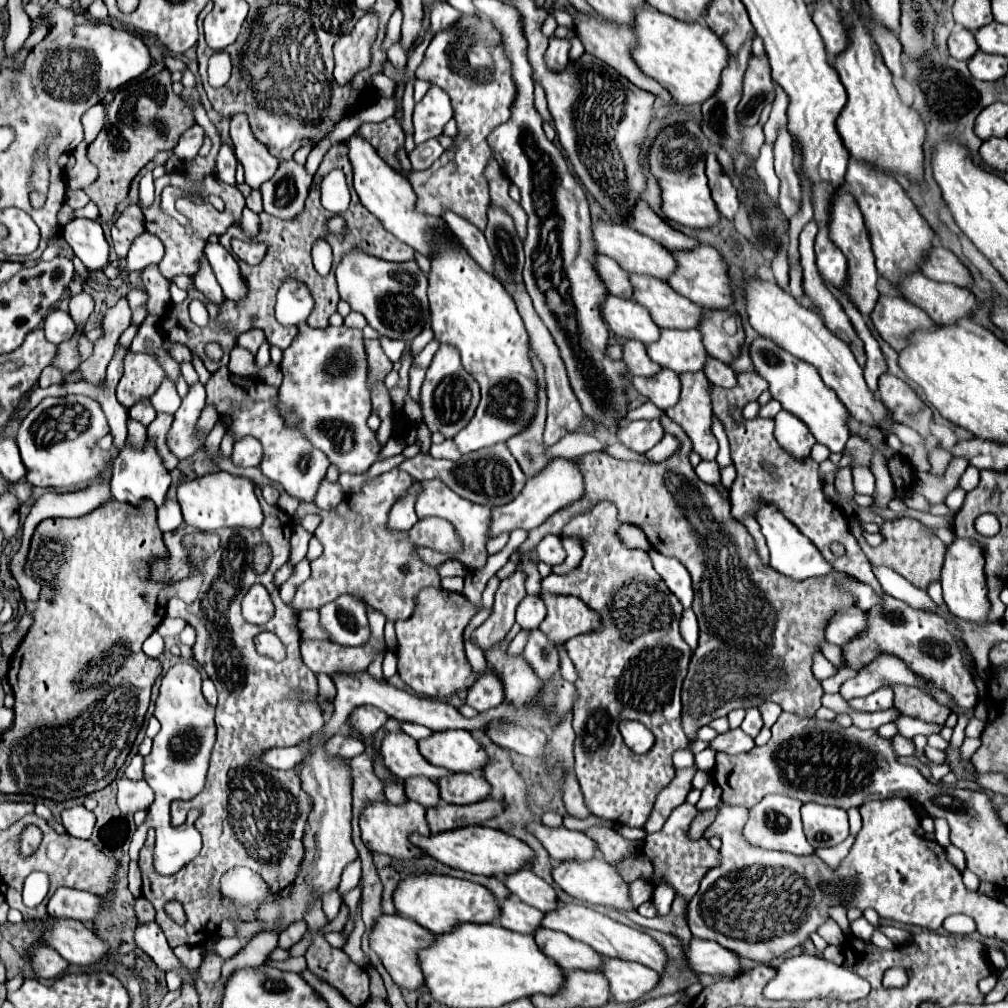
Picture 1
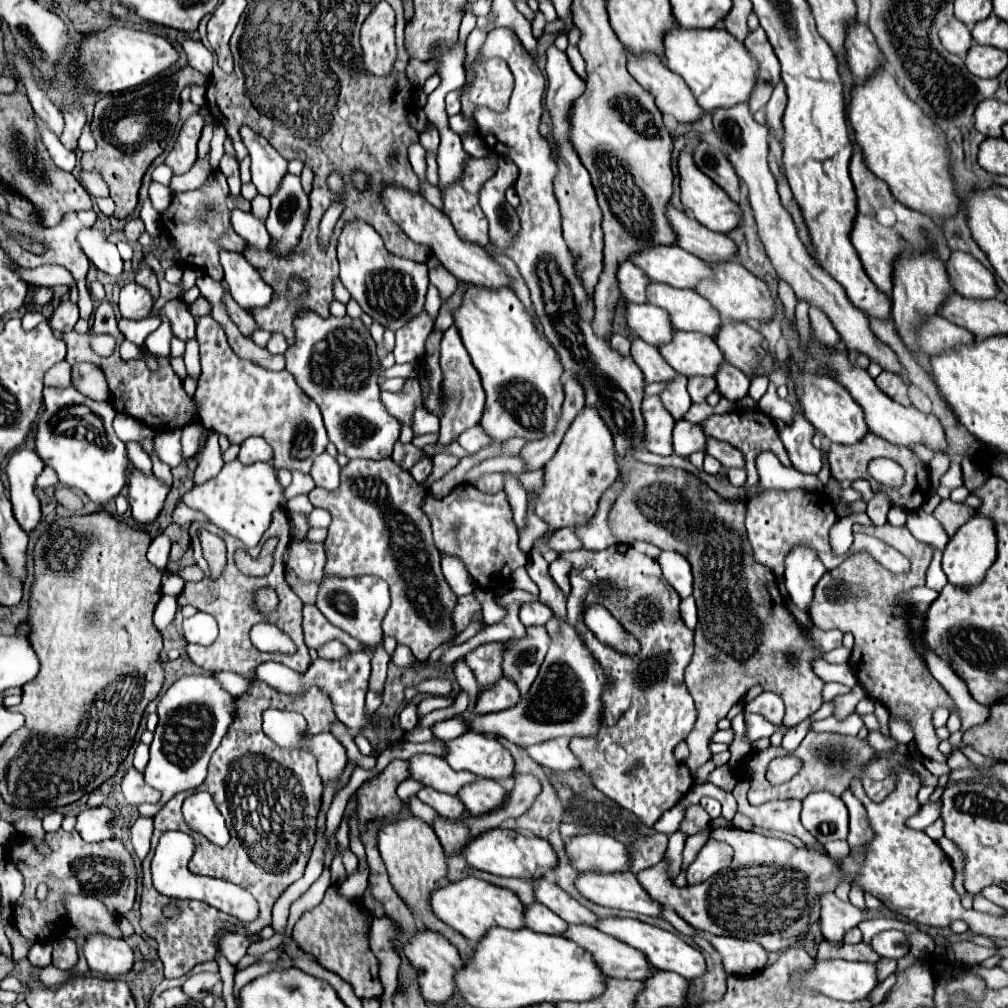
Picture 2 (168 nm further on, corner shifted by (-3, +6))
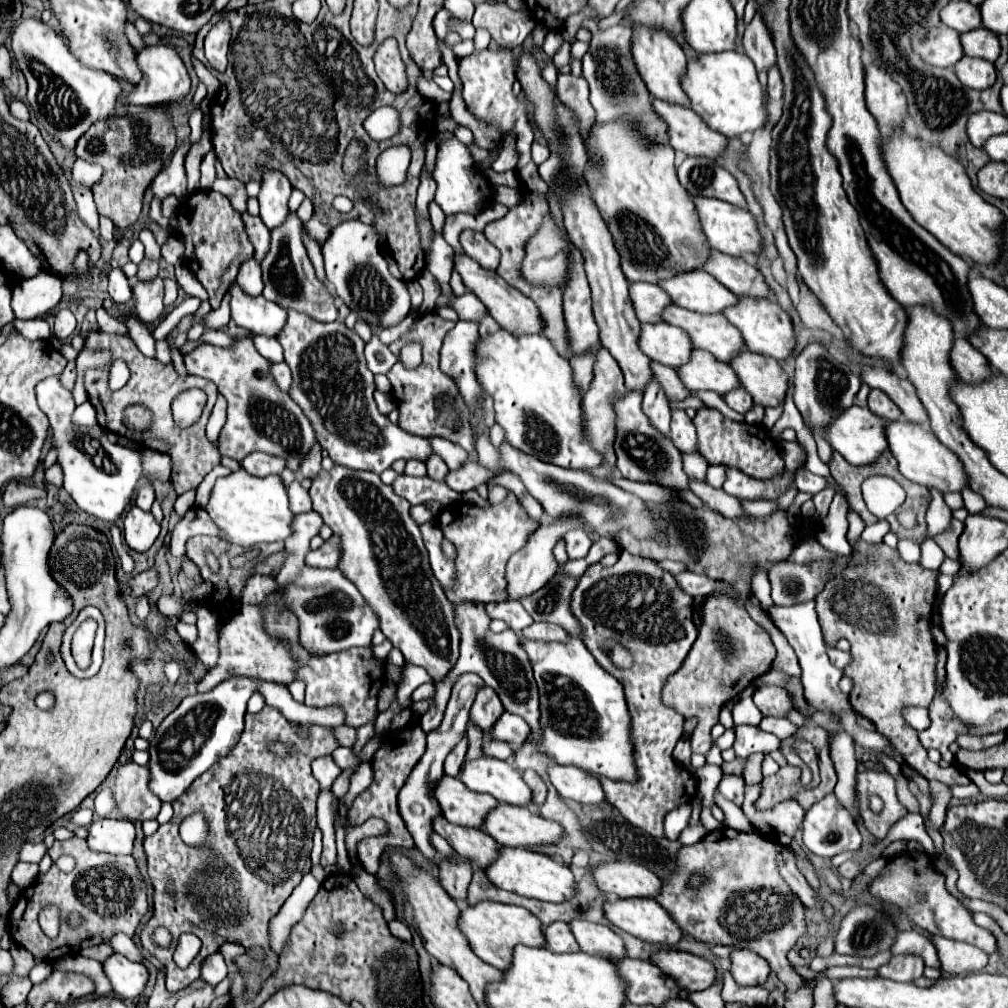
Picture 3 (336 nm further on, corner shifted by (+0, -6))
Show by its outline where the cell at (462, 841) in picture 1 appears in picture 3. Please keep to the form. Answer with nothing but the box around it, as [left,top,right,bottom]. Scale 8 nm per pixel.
[484,847,574,903]

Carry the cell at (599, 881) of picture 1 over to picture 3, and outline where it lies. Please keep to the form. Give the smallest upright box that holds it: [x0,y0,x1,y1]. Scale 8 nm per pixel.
[604,897,682,945]

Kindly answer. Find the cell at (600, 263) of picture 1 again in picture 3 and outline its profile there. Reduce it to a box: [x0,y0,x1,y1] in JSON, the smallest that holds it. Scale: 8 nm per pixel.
[630,283,670,323]

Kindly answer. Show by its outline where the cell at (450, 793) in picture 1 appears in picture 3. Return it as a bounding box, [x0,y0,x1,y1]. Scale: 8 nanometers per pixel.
[484,805,562,847]

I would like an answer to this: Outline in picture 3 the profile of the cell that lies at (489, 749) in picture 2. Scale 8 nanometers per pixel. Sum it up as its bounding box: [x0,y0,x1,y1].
[458,757,530,805]

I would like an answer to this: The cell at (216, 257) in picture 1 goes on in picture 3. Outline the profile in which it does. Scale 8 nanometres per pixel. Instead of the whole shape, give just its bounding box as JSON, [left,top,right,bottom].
[230,283,286,337]

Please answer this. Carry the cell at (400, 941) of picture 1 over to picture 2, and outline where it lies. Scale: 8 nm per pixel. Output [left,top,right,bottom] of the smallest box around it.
[405,931,463,1003]

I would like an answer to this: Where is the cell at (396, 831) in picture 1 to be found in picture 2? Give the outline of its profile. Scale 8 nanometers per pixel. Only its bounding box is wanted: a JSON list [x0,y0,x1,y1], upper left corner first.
[379,817,473,959]

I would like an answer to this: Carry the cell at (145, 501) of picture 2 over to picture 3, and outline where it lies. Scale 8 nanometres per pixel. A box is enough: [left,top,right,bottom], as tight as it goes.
[124,507,160,551]

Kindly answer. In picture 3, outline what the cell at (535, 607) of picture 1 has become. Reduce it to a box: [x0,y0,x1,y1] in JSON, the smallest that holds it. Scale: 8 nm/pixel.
[522,623,566,641]

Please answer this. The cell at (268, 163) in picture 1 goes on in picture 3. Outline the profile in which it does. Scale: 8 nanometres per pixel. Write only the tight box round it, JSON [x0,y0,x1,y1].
[258,169,292,229]

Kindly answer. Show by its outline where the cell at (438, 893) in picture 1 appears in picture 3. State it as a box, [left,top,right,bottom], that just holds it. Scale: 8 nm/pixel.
[458,901,542,969]

